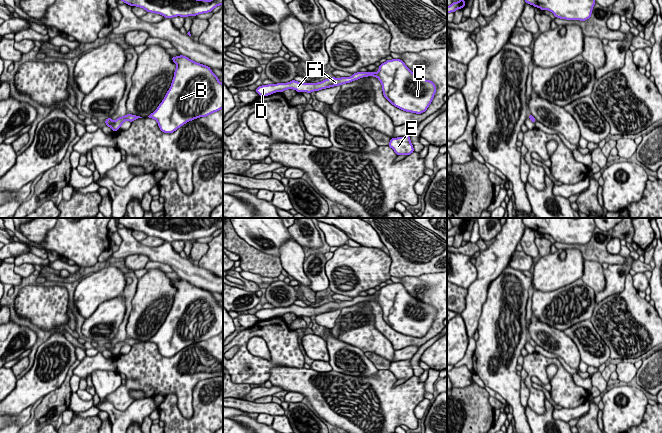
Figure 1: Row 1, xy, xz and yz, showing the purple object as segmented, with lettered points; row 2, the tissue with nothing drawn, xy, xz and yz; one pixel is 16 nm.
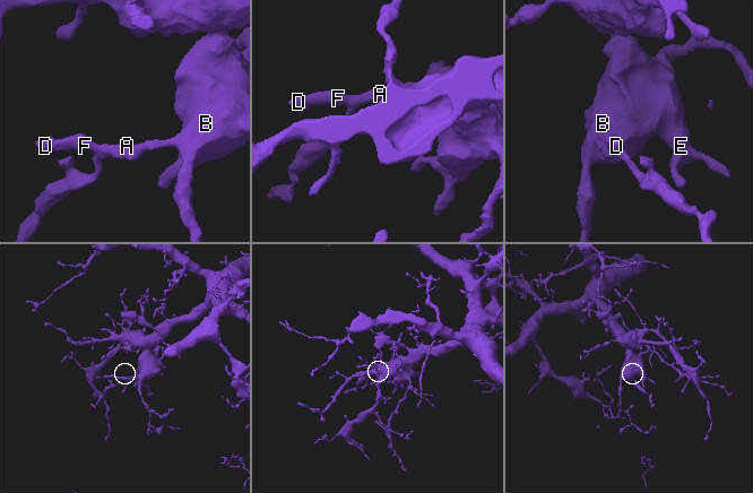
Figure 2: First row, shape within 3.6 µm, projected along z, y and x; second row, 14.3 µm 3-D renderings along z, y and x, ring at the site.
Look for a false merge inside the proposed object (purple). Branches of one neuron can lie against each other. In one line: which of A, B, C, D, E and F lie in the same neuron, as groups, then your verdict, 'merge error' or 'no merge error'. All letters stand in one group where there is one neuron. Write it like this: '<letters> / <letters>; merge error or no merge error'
A B C D E F; no merge error

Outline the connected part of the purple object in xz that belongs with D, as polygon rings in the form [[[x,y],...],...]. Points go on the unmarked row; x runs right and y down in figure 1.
[[[401,283],[387,284],[374,296],[357,296],[351,301],[335,301],[318,307],[301,307],[292,304],[288,307],[262,309],[256,312],[259,320],[294,313],[297,316],[312,317],[322,313],[343,309],[363,301],[377,301],[382,308],[383,320],[395,331],[411,337],[421,338],[427,334],[436,317],[436,309],[414,298]]]

